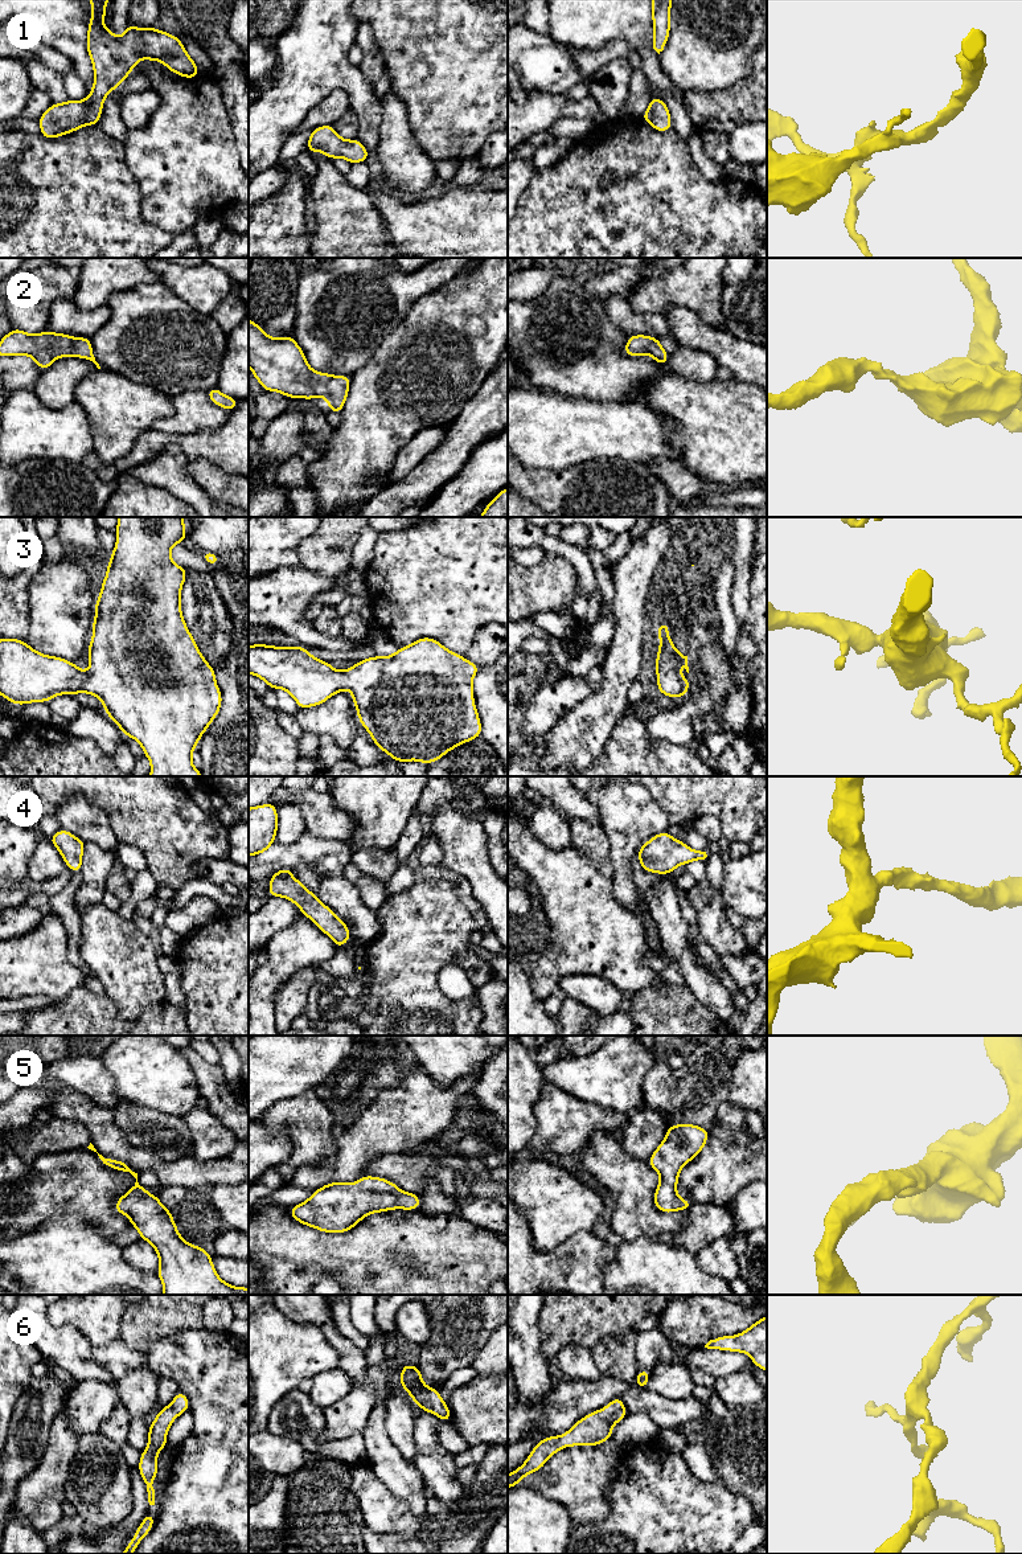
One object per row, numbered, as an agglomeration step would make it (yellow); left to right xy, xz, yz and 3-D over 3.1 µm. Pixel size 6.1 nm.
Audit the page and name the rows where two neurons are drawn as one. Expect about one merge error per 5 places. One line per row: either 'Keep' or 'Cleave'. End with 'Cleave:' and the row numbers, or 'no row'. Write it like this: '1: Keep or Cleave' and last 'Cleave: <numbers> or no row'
1: Keep
2: Keep
3: Keep
4: Keep
5: Keep
6: Keep
Cleave: no row

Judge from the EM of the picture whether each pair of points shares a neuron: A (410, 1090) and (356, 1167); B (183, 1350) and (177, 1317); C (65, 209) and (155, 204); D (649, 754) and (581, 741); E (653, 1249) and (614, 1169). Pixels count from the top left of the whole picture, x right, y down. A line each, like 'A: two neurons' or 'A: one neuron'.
A: one neuron
B: two neurons
C: two neurons
D: two neurons
E: two neurons

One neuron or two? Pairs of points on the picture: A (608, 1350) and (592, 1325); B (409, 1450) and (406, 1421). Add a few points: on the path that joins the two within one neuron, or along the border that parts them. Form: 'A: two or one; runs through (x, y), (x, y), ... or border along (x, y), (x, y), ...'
A: two; border along (631, 1329), (606, 1336), (590, 1349)
B: one; runs through (406, 1443), (406, 1427)

